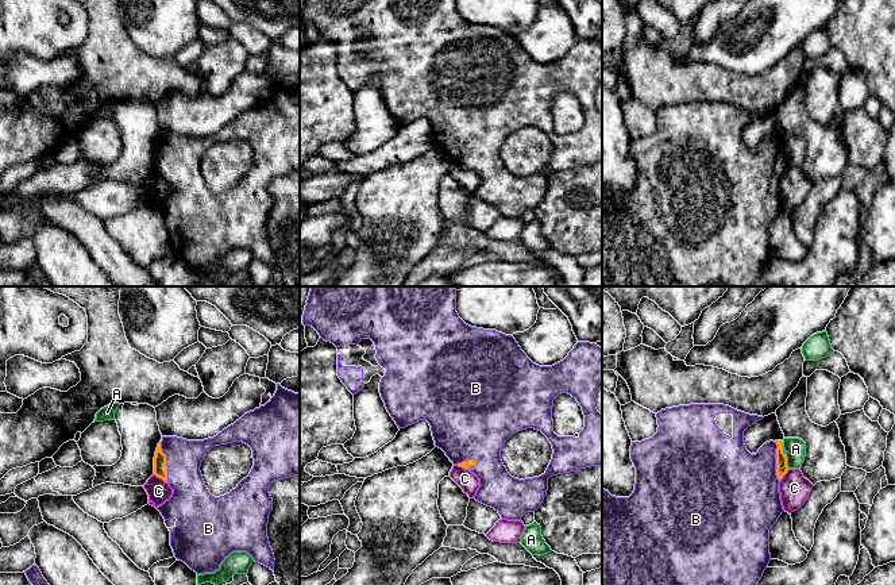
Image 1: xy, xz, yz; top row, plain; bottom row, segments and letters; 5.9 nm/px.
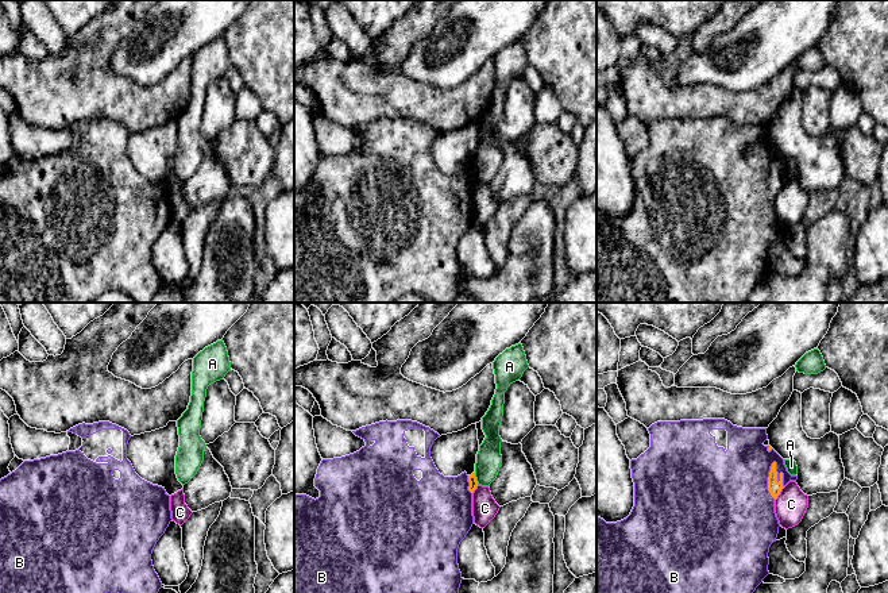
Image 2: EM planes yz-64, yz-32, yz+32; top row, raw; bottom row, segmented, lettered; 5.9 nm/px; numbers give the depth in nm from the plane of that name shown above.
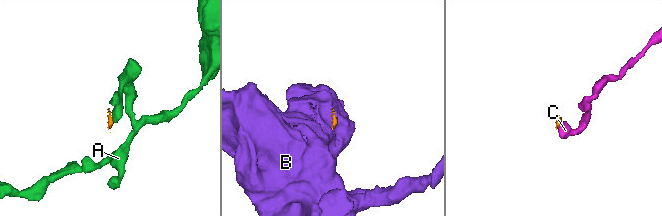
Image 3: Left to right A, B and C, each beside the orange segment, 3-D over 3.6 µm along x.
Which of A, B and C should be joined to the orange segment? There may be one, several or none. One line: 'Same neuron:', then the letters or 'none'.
Same neuron: B

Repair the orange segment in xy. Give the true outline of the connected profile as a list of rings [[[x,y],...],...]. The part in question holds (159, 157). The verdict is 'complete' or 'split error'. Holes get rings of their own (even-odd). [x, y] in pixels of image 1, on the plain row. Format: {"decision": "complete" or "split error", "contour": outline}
{"decision": "split error", "contour": [[[277,81],[274,93],[259,105],[244,111],[213,135],[186,138],[162,134],[154,154],[154,172],[173,186],[173,192],[157,204],[170,228],[174,254],[197,272],[213,270],[234,249],[248,250],[255,259],[274,268],[274,251],[267,235],[273,196],[269,185],[274,178],[300,172],[300,92]],[[243,139],[252,147],[254,163],[229,190],[212,193],[200,163],[207,150],[220,142]]]}

